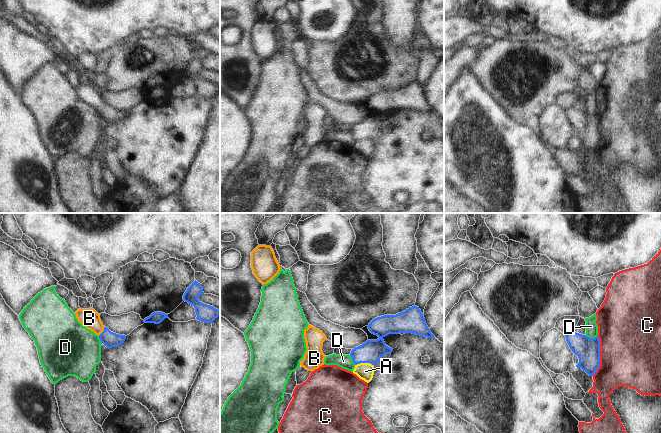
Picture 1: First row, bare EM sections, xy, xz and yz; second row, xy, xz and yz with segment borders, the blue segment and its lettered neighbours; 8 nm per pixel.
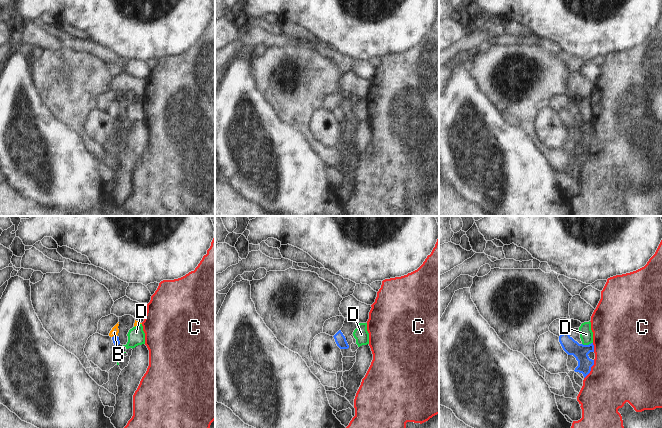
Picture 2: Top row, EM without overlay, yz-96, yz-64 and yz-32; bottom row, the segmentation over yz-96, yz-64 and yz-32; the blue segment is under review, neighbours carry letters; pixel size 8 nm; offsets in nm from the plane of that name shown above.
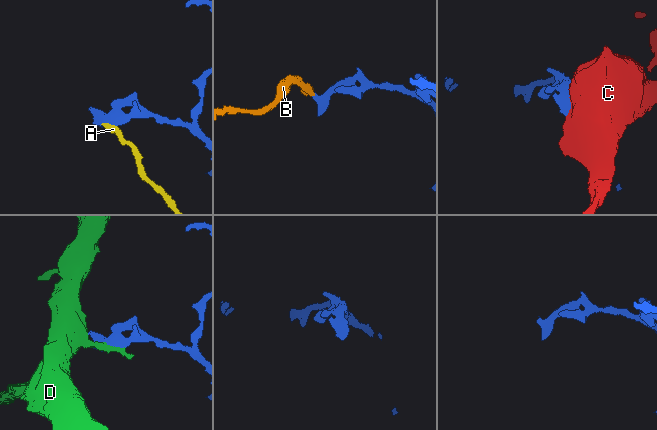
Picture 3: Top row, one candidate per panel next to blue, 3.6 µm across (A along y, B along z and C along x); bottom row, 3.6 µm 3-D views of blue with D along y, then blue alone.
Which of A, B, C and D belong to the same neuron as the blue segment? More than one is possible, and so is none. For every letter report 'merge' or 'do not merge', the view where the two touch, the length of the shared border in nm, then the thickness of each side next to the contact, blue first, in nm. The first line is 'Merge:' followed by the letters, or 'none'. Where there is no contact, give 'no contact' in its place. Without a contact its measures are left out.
Merge: B
A: do not merge; meets blue in xz; contact 140 nm long; 180 nm thick on the blue side, 140 nm on the other
B: merge; meets blue in xy; contact 90 nm long; 120 nm thick on the blue side, 150 nm on the other
C: do not merge; meets blue in yz; contact 320 nm long; 190 nm thick on the blue side, 500 nm on the other
D: do not merge; meets blue in yz; contact 100 nm long; 190 nm thick on the blue side, 100 nm on the other

